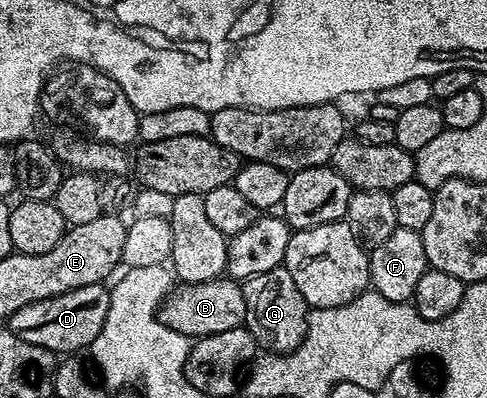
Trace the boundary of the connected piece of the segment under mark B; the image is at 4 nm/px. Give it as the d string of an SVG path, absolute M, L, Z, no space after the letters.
M230 277L176 286L159 308L159 320L169 325L169 329L188 337L202 337L225 333L225 329L237 329L247 322L243 288Z

